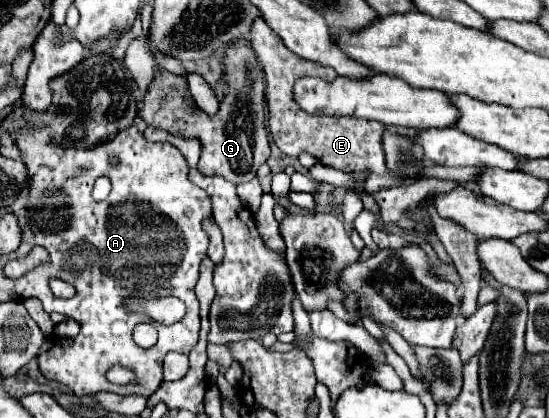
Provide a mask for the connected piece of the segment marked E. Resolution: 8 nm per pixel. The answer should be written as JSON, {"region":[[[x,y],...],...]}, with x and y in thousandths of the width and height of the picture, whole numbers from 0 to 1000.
{"region":[[[470,41],[455,74],[452,74],[455,108],[485,175],[485,246],[488,246],[488,309],[495,323],[495,337],[506,347],[506,356],[517,371],[543,376],[546,366],[565,366],[579,376],[579,385],[594,400],[616,404],[623,414],[685,414],[699,419],[707,409],[703,376],[696,356],[696,318],[699,299],[689,289],[670,285],[648,285],[648,280],[623,280],[623,285],[601,285],[601,280],[576,280],[554,270],[536,232],[532,232],[532,203],[543,184],[576,179],[590,189],[612,184],[612,170],[605,160],[579,156],[561,141],[546,141],[539,127],[532,127],[514,93],[503,79],[492,79],[488,60]]]}

